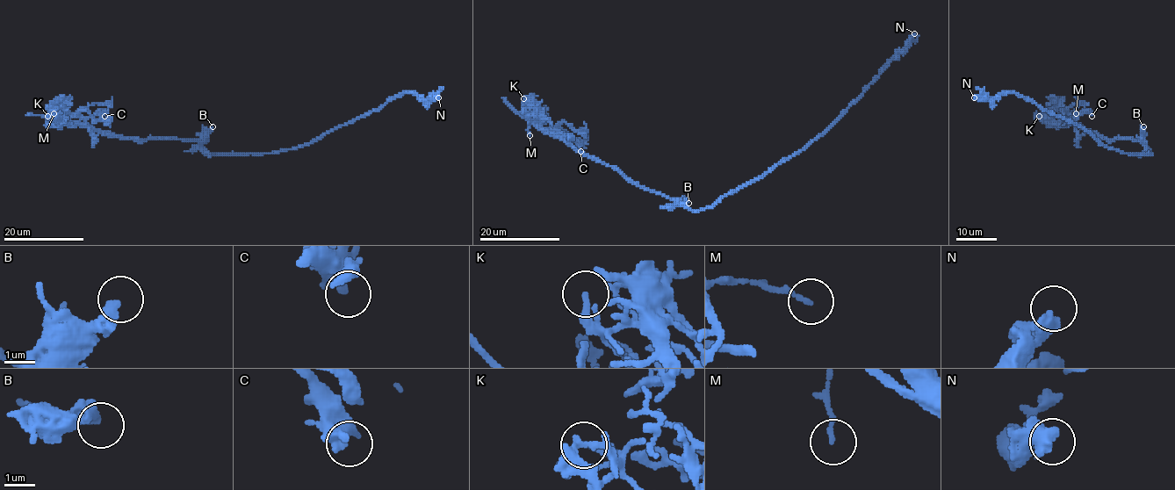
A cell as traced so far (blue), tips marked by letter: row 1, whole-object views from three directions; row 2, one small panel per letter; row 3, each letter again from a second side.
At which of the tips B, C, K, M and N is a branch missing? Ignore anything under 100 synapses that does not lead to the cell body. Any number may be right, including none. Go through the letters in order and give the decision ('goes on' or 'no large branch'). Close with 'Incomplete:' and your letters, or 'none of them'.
B: no large branch
C: no large branch
K: no large branch
M: no large branch
N: no large branch
Incomplete: none of them

